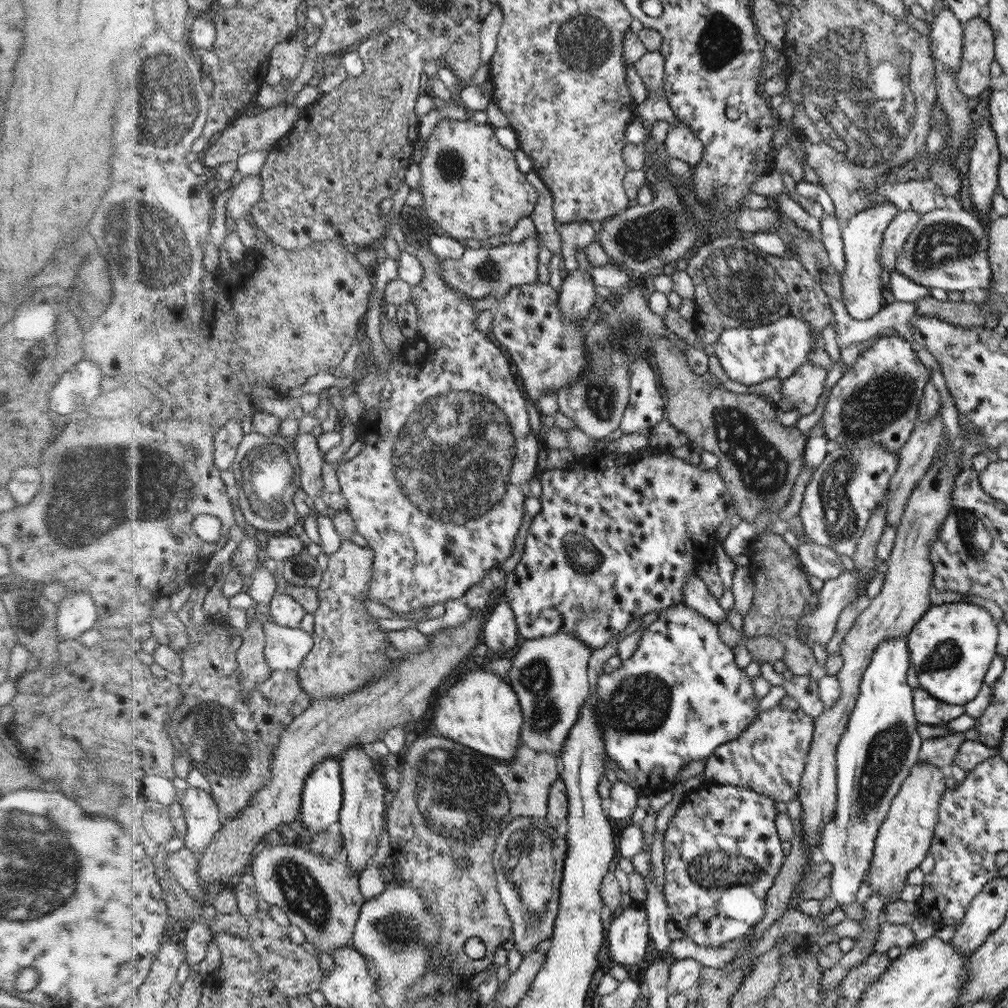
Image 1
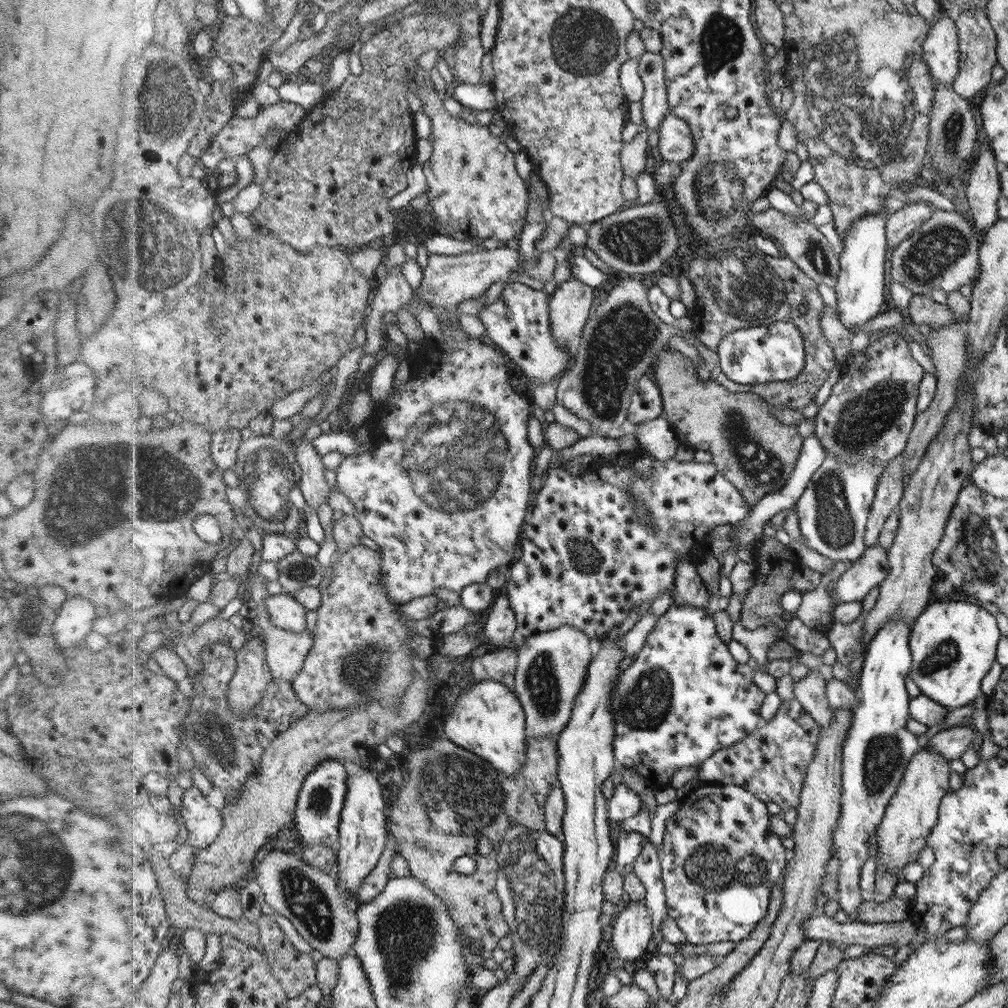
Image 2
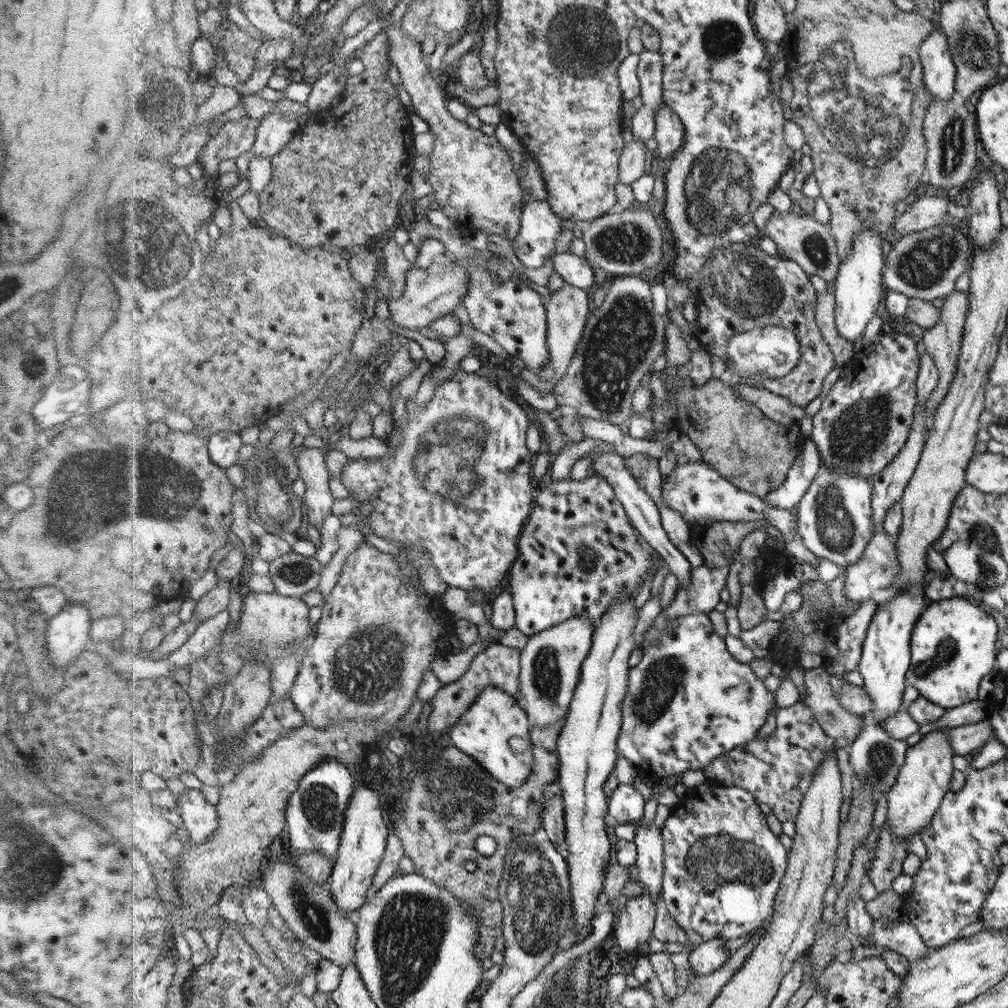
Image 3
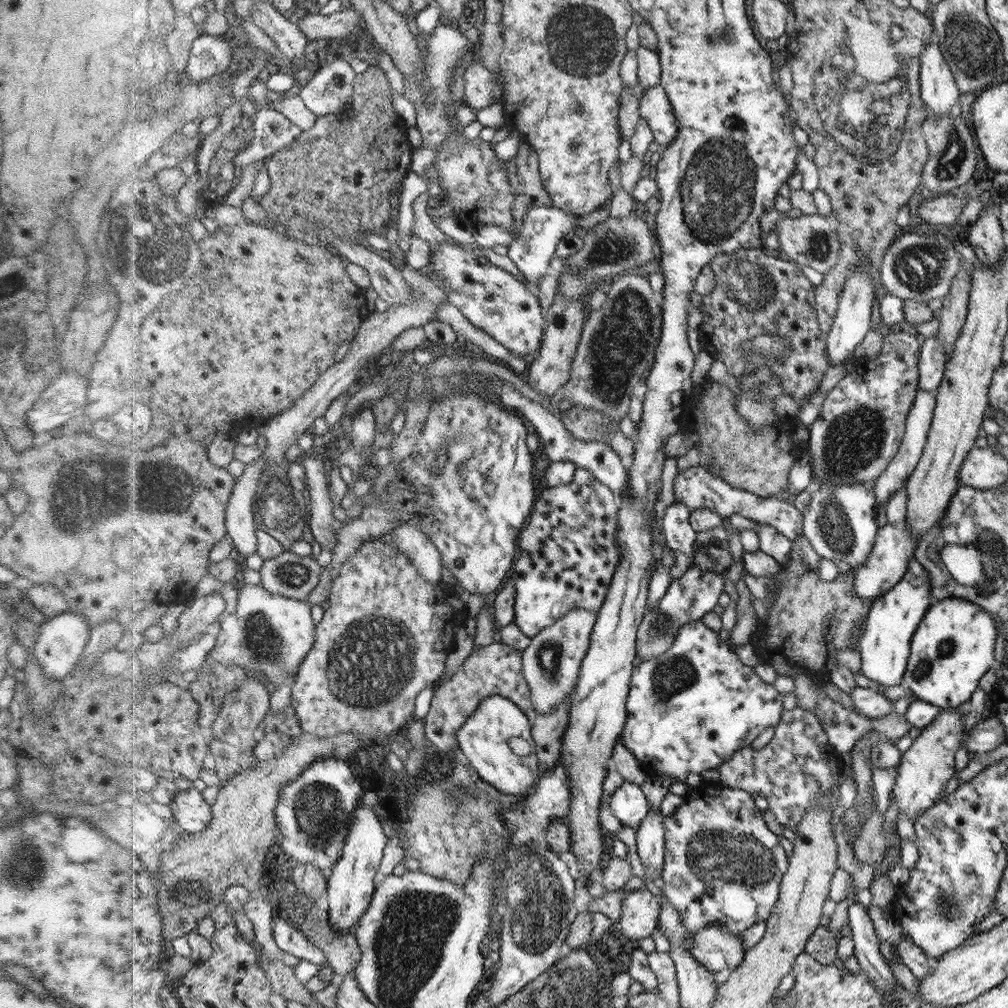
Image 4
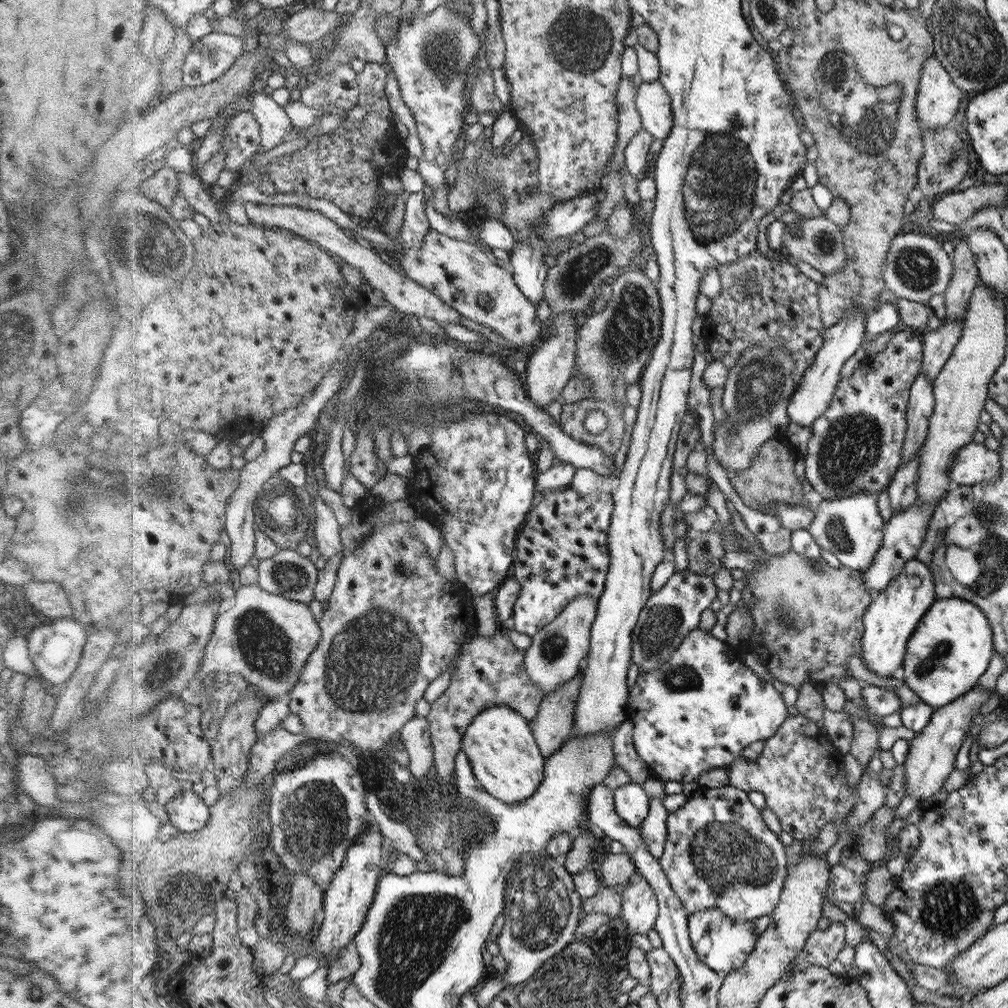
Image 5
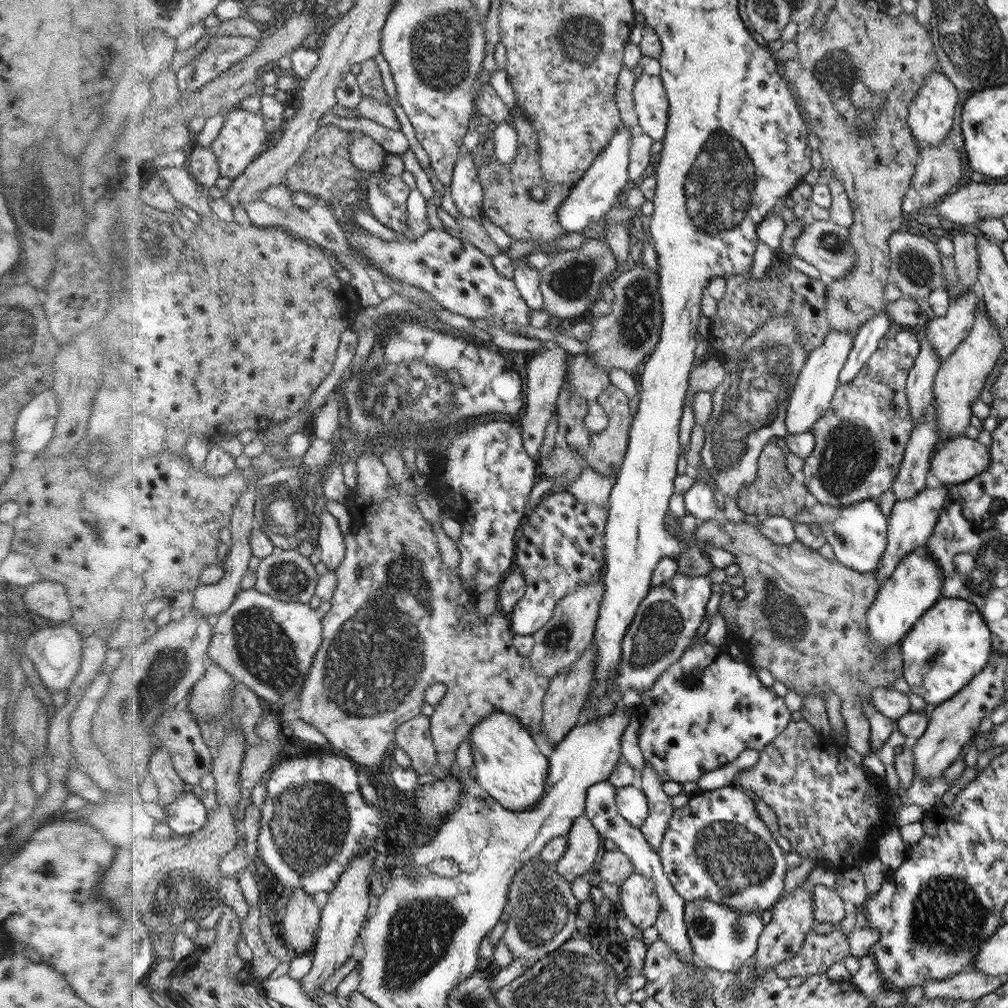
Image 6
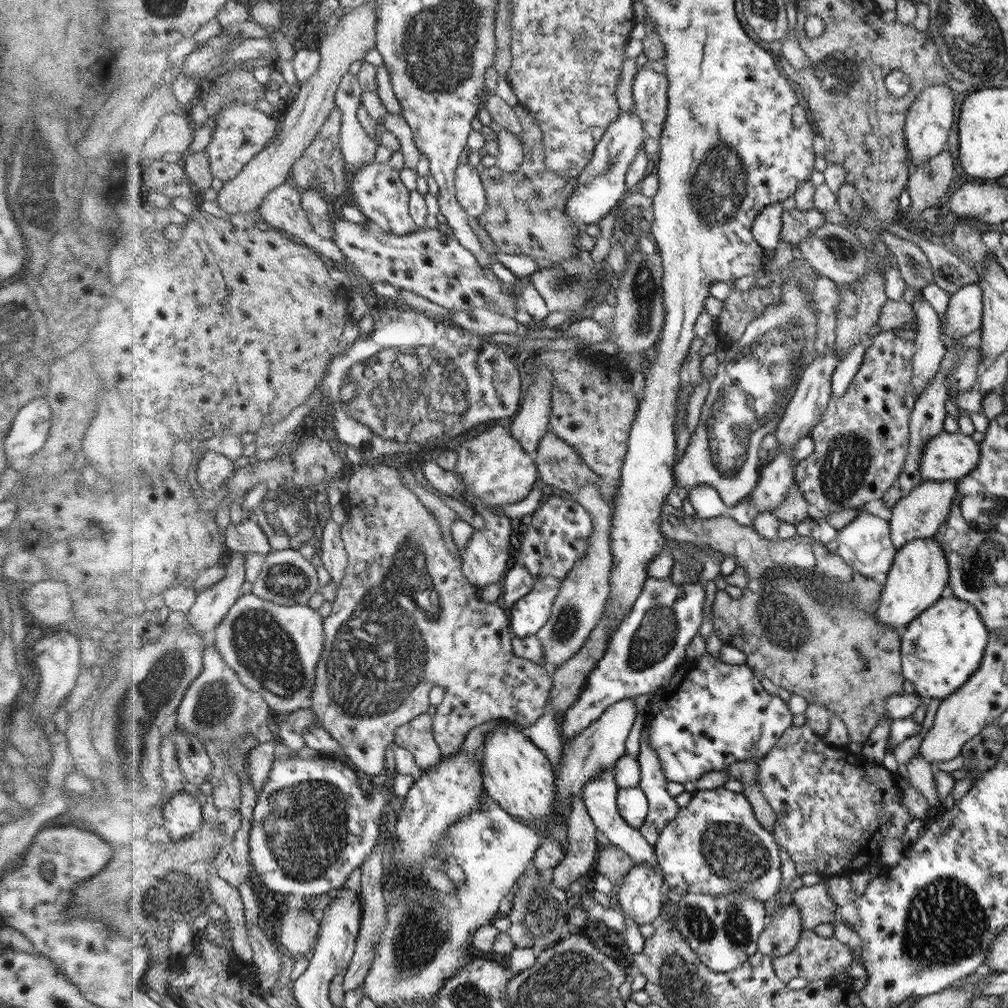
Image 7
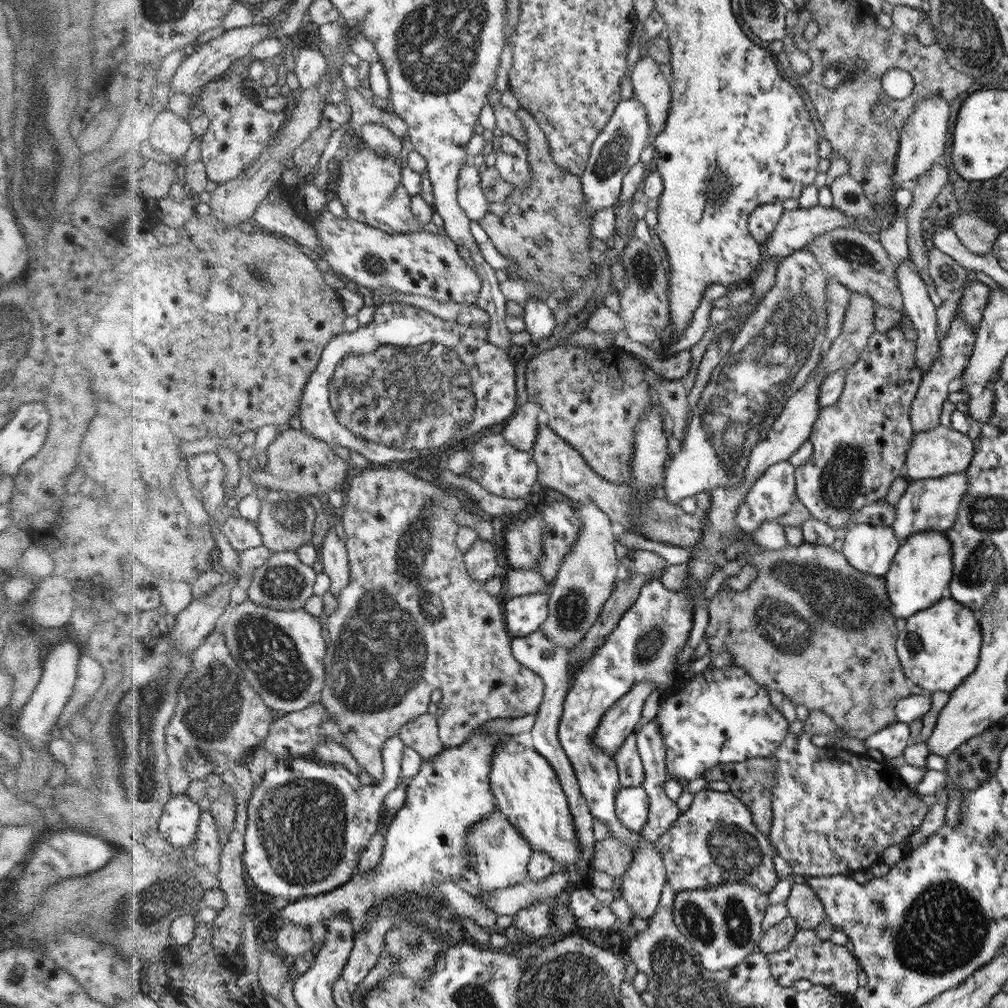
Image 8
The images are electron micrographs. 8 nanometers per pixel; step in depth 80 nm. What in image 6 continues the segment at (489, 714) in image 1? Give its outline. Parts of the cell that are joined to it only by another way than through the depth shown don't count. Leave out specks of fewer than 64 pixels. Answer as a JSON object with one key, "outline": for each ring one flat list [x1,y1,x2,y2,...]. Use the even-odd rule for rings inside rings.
{"outline":[[496,712,476,724,468,737,471,738,472,773,476,783,508,811,522,813,539,805,546,793,550,759,540,753,530,729,519,718]]}

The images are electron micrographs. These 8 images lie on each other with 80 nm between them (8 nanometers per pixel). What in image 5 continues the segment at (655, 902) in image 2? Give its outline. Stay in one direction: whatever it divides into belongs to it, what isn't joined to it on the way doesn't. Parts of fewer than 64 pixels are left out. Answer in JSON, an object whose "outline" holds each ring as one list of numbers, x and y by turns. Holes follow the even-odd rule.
{"outline":[[650,797,650,814,640,826,640,838,644,839,644,846,654,858,661,858,664,844,667,840,668,810,660,798]]}

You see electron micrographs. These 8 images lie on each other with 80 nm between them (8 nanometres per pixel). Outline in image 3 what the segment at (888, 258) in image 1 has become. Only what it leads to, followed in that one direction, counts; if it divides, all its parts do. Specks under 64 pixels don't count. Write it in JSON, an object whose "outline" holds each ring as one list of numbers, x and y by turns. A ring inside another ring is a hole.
{"outline":[[927,195,908,204,905,213,897,215,893,227,899,236,932,228,951,219,949,202,945,196]]}

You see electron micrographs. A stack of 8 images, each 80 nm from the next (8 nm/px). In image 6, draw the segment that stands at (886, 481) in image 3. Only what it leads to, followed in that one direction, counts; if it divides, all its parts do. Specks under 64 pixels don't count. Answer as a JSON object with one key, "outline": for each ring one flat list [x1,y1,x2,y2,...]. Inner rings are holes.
{"outline":[[923,330,918,331,920,335,921,349,915,368,911,370,910,378,907,382,907,394,910,396,911,417,914,425,919,425,924,413,934,403,935,391,933,385,935,377,940,369,941,362,938,356,934,356,936,351,932,350,932,344,928,342,928,337]]}

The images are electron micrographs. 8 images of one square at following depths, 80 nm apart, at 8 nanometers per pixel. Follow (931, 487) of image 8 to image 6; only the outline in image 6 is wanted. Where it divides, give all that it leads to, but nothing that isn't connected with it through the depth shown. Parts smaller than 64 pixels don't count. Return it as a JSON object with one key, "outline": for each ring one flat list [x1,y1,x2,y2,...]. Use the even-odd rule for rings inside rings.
{"outline":[[941,485,937,488,925,488,916,497,895,502,887,524,887,550,884,553,881,566,877,570,880,572,876,572,876,575,878,573,888,580,894,574,894,569,897,568,897,564,909,552,926,546,926,542,932,536,934,527,938,522,939,514,942,505,945,504,948,491,949,486,946,485]]}

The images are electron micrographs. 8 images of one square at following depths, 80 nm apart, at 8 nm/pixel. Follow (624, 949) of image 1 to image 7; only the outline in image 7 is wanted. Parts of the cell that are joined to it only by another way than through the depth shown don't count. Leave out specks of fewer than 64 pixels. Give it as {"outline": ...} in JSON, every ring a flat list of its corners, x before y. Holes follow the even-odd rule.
{"outline":[[635,864,617,884,614,903,638,926,654,924,661,915,667,888,659,865]]}

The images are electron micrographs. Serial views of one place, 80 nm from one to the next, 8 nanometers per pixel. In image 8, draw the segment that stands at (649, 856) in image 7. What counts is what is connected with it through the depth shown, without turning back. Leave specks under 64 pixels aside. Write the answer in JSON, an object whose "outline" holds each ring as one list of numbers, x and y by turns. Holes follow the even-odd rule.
{"outline":[[661,580,648,581,636,602,606,636,602,646,593,650,590,658,577,662,573,668,571,686,565,694,558,738,575,770,581,794,595,820,605,824,609,829,608,834,622,840,633,854,643,849,643,838,640,833,624,827,619,816,616,816,615,802,622,786,618,763,595,745,593,737,607,710,640,681,652,681,658,690,666,691,677,684,678,668,674,671,674,662,680,649,688,642,690,630,692,612,686,594,670,592]]}

